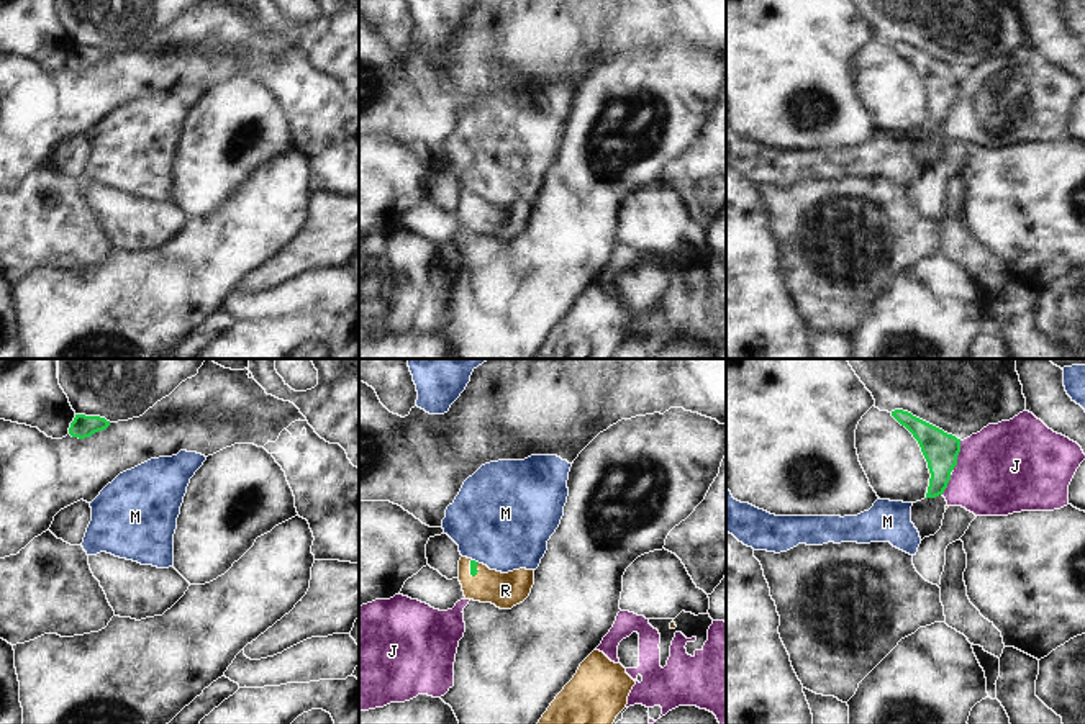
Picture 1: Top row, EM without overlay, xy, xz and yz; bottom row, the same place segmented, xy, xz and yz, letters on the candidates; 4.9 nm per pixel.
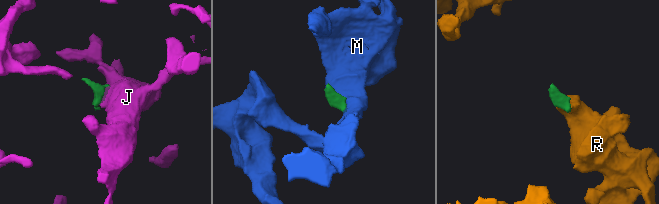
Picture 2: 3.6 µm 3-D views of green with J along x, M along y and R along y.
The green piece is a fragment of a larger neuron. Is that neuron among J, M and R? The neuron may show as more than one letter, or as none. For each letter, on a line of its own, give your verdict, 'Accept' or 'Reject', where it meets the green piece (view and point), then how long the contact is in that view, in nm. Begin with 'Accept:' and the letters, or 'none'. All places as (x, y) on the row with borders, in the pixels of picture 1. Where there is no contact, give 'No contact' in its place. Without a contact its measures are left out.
Accept: R
J: Reject. Touches green at yz (957, 454). Shared border 150 nm
M: Reject. Touches green at xz (474, 561). Shared border 40 nm
R: Accept. Touches green at xz (471, 569). Shared border 100 nm.

